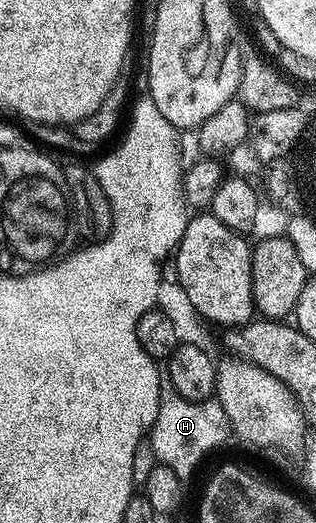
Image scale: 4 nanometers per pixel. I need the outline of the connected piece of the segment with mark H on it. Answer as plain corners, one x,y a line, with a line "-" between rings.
163,389
162,403
158,415
148,435
148,446
154,449
154,454
159,463
183,480
189,480
194,474
194,469
202,462
202,457
209,450
214,450
226,437
231,437
232,427
224,408
217,402
193,402
184,400
175,390

